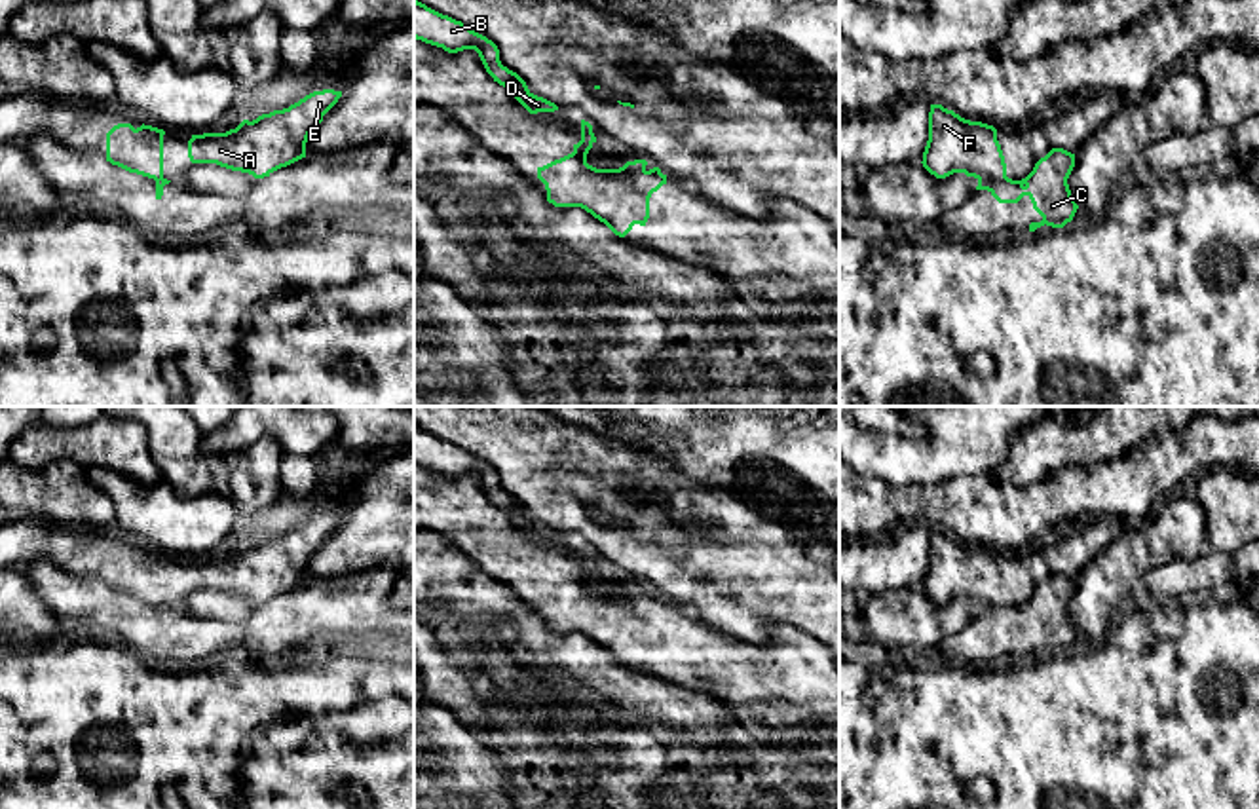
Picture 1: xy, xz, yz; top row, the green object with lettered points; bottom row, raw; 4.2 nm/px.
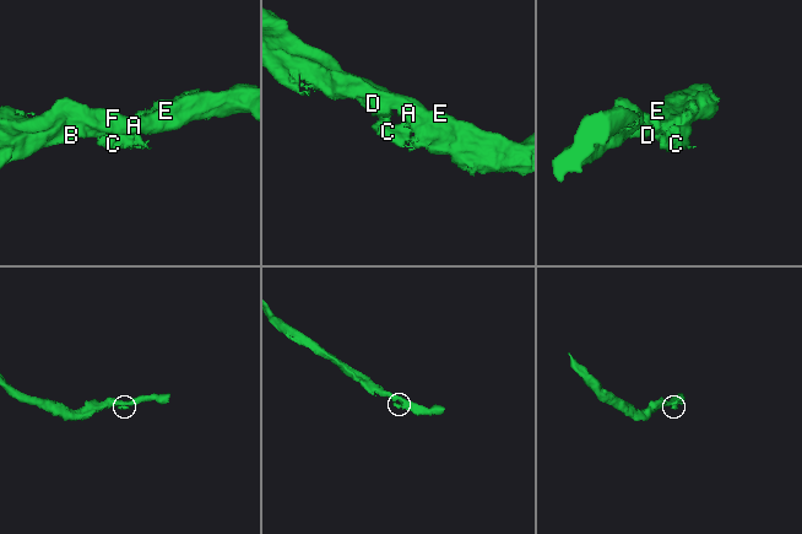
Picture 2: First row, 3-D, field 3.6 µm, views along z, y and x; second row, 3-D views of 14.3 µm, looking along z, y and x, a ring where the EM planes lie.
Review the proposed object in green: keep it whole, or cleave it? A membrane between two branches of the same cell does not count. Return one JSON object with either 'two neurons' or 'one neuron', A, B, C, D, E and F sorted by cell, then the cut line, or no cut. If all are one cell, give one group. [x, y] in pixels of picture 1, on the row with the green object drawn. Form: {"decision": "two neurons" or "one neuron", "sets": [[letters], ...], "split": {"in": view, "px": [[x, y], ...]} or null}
{"decision": "two neurons", "sets": [["A", "B", "D", "E", "F"], ["C"]], "split": {"in": "yz", "px": [[1005, 175], [978, 181]]}}

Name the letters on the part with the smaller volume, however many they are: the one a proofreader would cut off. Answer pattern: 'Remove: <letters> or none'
Remove: C

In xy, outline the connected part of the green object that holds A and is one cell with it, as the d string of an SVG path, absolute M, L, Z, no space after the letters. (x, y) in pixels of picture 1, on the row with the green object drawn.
M313 91L283 110L243 120L226 133L192 135L188 158L192 163L216 163L220 167L249 173L254 179L306 158L310 133L338 103L342 91Z

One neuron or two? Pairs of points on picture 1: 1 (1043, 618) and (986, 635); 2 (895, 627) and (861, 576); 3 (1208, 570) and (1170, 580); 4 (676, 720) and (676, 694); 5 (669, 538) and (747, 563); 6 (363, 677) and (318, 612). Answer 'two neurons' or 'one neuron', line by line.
1: one neuron
2: two neurons
3: one neuron
4: one neuron
5: one neuron
6: two neurons

